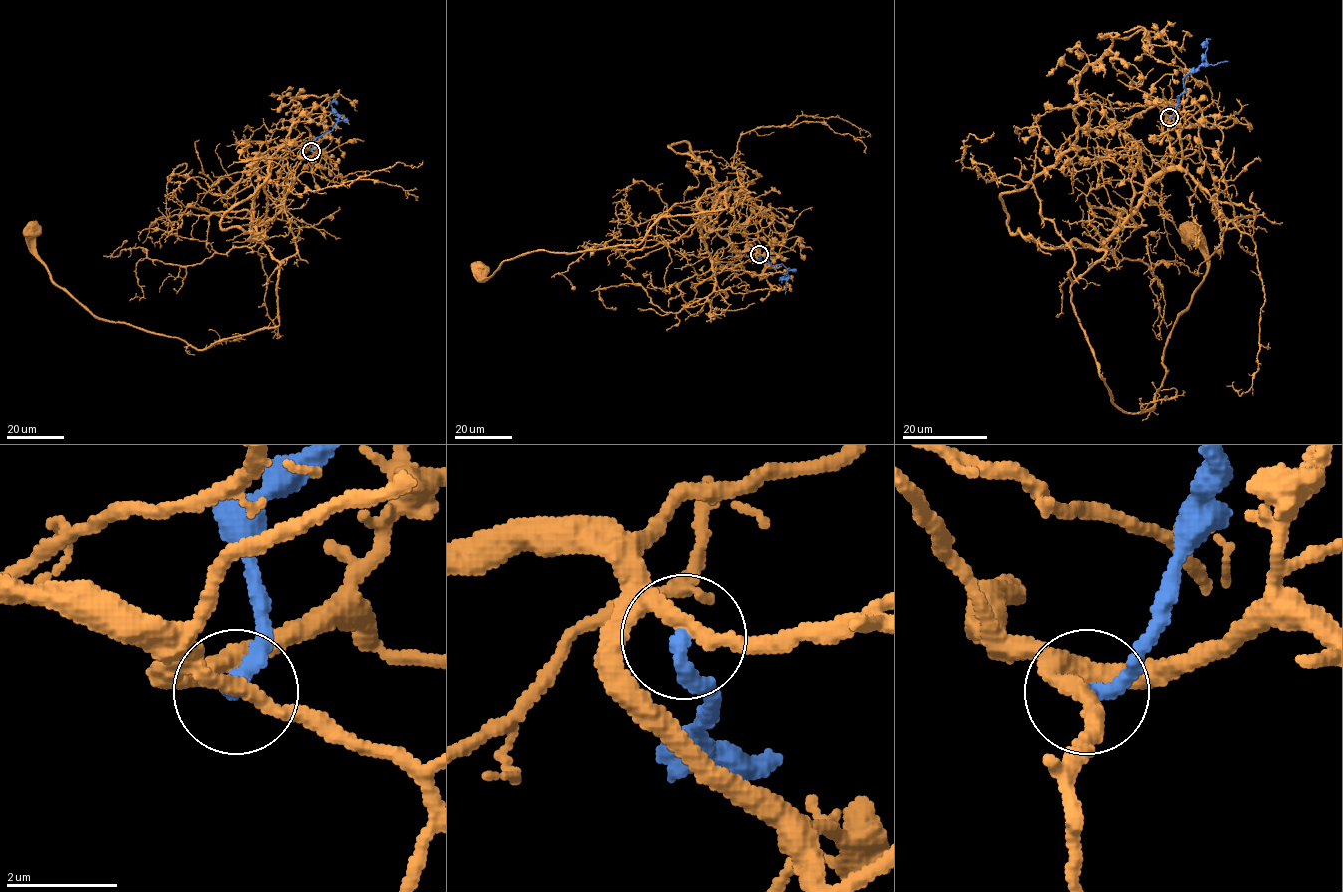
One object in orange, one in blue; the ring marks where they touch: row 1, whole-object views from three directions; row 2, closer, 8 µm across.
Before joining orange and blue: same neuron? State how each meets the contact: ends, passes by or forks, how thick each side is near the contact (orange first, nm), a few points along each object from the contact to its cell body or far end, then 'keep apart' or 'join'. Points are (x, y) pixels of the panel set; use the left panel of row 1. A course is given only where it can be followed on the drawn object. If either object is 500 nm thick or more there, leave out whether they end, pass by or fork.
orange passes by; blue ends; calibres 240 and 280 nm; course orange (311, 151), (261, 156), (301, 160), (256, 225), (279, 324), (204, 349), (97, 319), (31, 229); course blue (311, 151), (313, 142), (332, 129), (339, 120), (331, 104), (334, 101), (337, 104); keep apart

